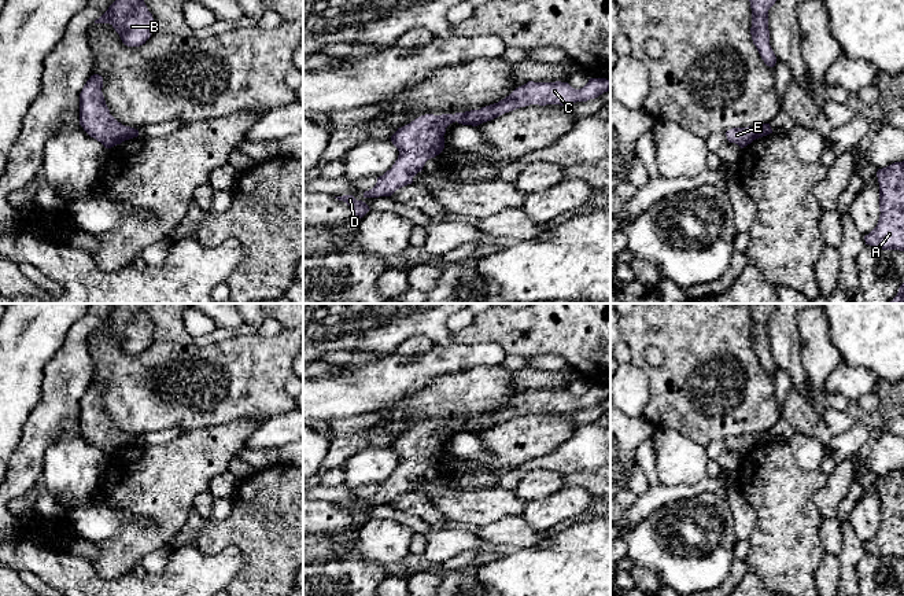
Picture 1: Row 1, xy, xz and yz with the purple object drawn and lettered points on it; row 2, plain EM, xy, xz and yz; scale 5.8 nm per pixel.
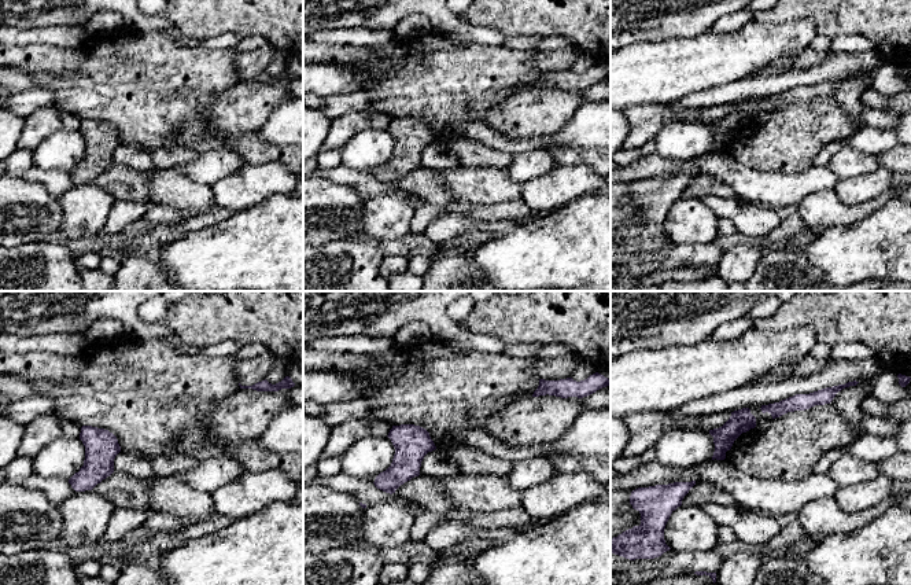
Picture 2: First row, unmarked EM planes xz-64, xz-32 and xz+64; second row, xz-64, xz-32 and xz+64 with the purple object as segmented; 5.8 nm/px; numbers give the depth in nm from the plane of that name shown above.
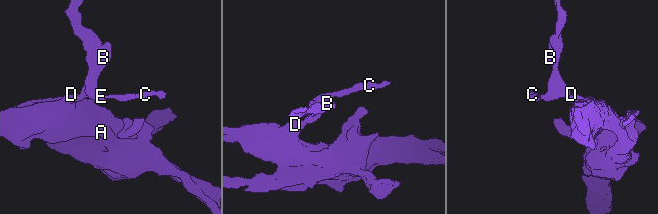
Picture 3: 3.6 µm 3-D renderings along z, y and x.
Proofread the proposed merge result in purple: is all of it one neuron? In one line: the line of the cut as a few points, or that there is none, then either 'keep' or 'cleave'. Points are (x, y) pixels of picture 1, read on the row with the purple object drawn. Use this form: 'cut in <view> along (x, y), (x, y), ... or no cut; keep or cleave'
no cut; keep

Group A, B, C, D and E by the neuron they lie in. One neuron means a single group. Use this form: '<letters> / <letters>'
A B C D E

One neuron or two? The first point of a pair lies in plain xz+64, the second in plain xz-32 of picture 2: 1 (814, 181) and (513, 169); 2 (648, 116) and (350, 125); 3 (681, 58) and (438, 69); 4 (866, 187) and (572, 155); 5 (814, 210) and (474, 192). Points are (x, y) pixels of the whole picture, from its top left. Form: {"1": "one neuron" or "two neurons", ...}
{"1": "two neurons", "2": "one neuron", "3": "two neurons", "4": "two neurons", "5": "two neurons"}

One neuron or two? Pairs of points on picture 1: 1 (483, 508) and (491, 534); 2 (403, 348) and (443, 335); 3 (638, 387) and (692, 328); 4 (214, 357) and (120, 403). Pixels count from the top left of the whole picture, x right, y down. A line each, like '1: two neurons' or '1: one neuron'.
1: two neurons
2: two neurons
3: two neurons
4: one neuron

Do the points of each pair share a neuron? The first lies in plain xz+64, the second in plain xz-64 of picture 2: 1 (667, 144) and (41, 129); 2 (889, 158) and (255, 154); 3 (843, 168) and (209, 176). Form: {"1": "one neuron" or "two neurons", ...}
{"1": "two neurons", "2": "one neuron", "3": "one neuron"}

